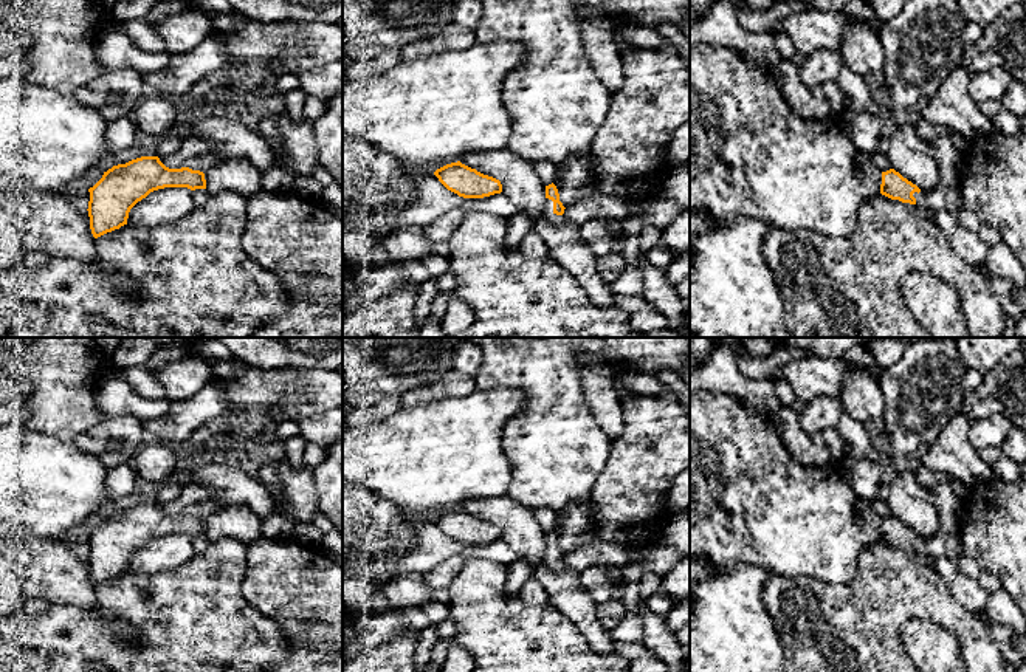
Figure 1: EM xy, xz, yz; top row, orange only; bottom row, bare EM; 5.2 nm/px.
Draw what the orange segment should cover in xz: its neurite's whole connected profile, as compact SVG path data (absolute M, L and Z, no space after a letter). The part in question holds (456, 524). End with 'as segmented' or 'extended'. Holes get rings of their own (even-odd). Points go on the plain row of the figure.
M460 508L437 516L434 522L448 537L463 545L484 545L502 539L499 526L484 522Z; as segmented

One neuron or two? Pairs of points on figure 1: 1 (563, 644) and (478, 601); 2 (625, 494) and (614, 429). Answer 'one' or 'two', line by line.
1: one
2: two

